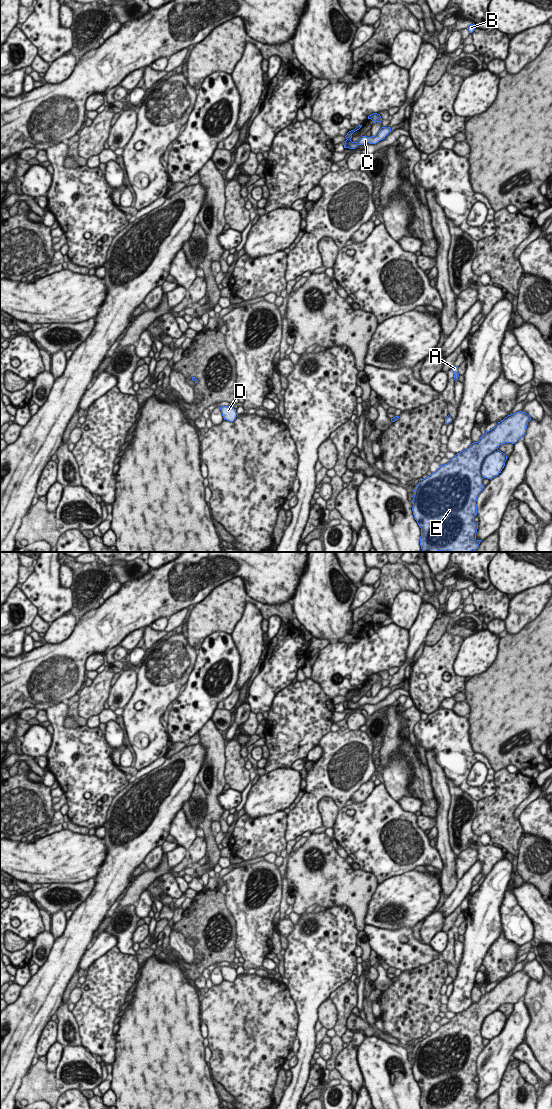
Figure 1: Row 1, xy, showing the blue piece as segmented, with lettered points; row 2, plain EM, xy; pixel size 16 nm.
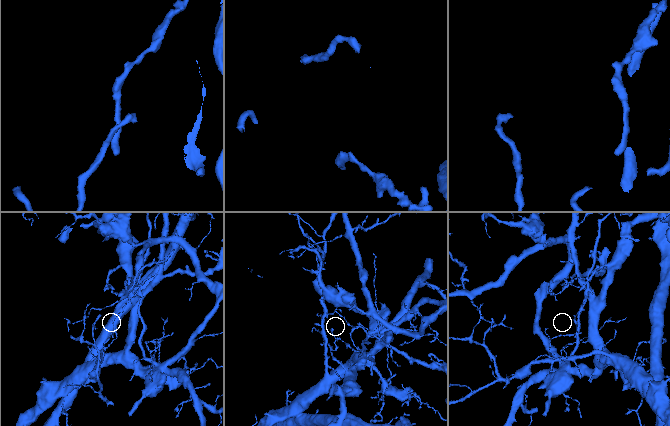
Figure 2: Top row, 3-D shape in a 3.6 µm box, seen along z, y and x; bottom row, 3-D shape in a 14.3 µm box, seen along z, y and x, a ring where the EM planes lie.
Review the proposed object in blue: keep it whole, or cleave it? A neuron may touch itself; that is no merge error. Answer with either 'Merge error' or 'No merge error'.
Merge error.

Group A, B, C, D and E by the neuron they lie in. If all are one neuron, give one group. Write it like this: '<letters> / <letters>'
A E / B C D

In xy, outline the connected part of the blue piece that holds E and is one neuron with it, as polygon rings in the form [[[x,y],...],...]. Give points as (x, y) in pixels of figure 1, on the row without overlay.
[[[522,971],[508,975],[477,1002],[466,1010],[457,1013],[447,1024],[431,1035],[422,1039],[415,1047],[413,1075],[421,1088],[421,1109],[477,1109],[481,1100],[476,1099],[478,1083],[474,1081],[477,1075],[477,1057],[485,1047],[482,1044],[481,1026],[490,1013],[505,1003],[515,1004],[526,993],[531,977]]]

